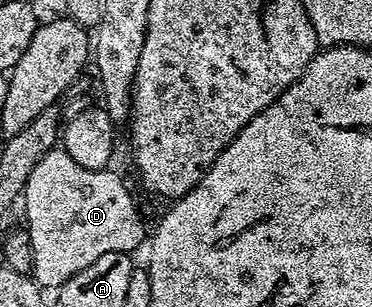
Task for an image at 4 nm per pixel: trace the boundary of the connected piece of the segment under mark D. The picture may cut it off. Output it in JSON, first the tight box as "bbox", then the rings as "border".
{"bbox":[22,148,149,287],"border":[[[62,148],[49,151],[45,160],[33,168],[22,201],[27,202],[25,229],[33,244],[33,277],[40,287],[64,286],[81,268],[89,268],[93,260],[105,256],[105,252],[131,254],[142,242],[144,245],[149,226],[147,230],[130,188],[113,171],[81,168]]]}

